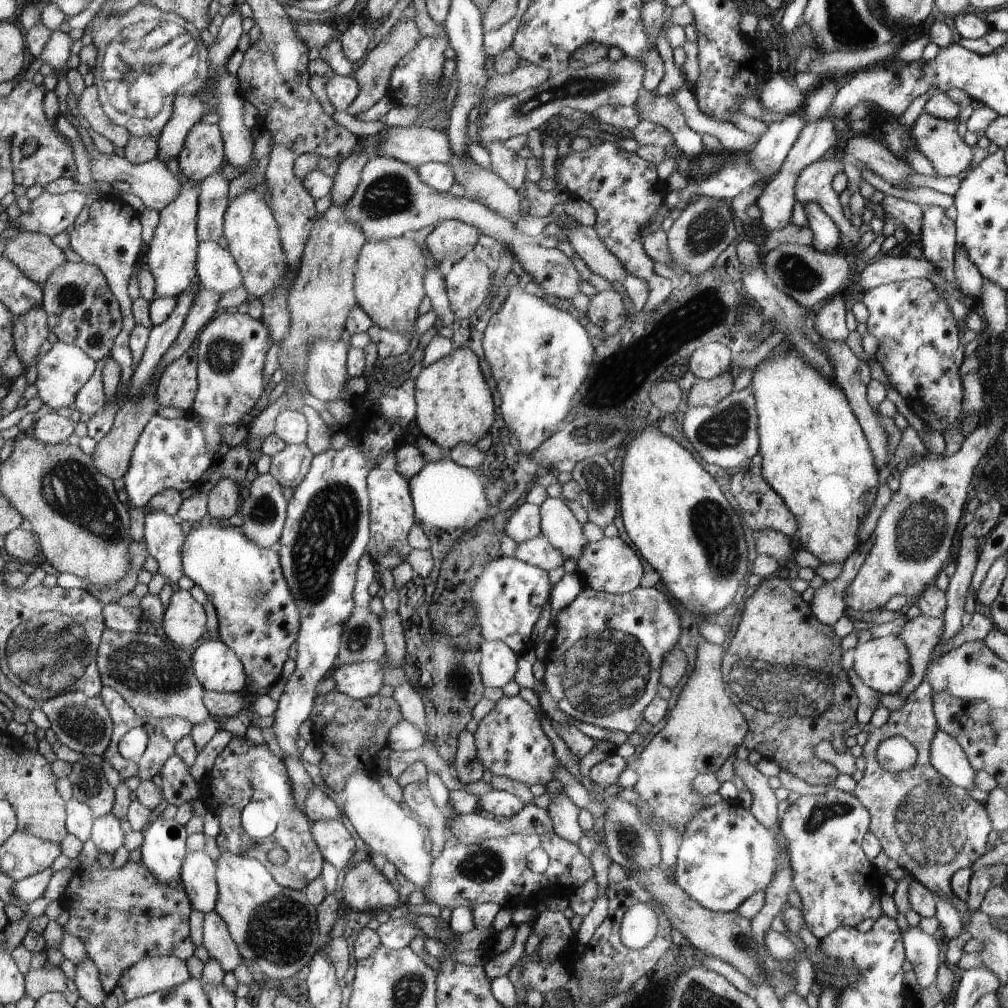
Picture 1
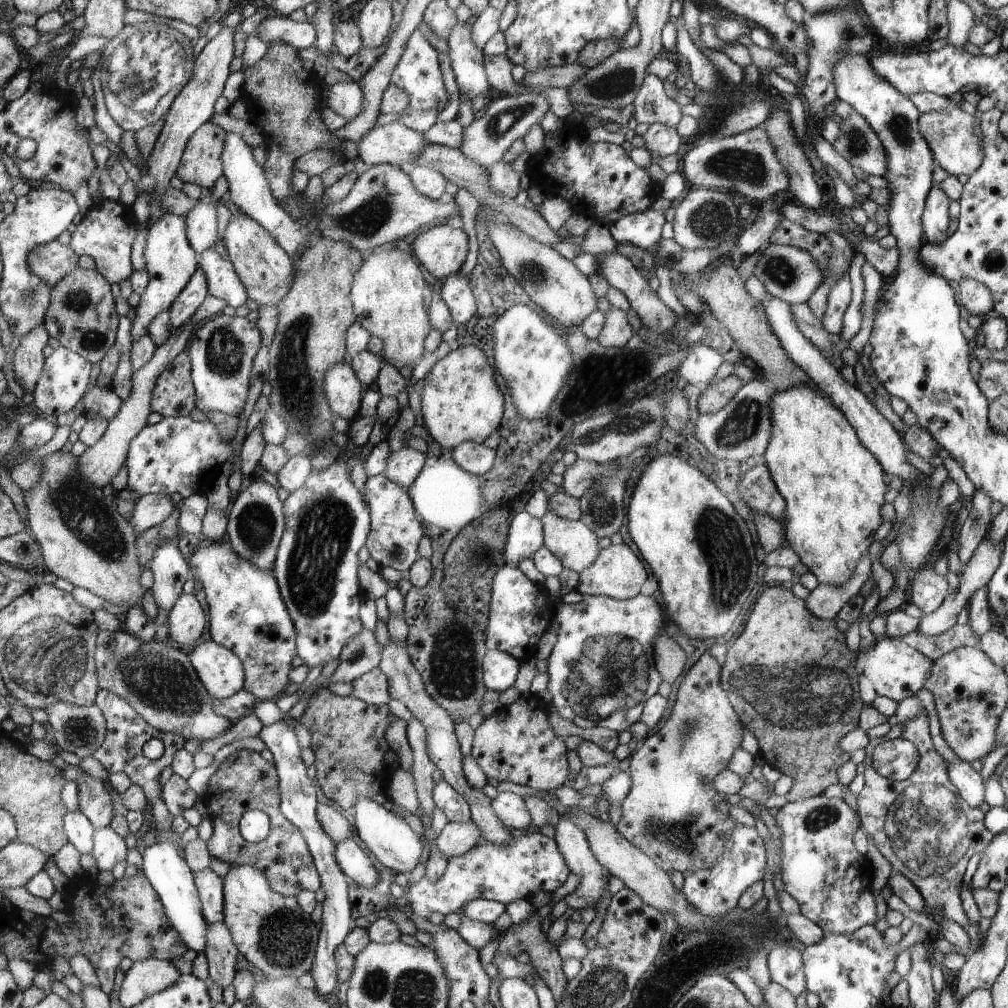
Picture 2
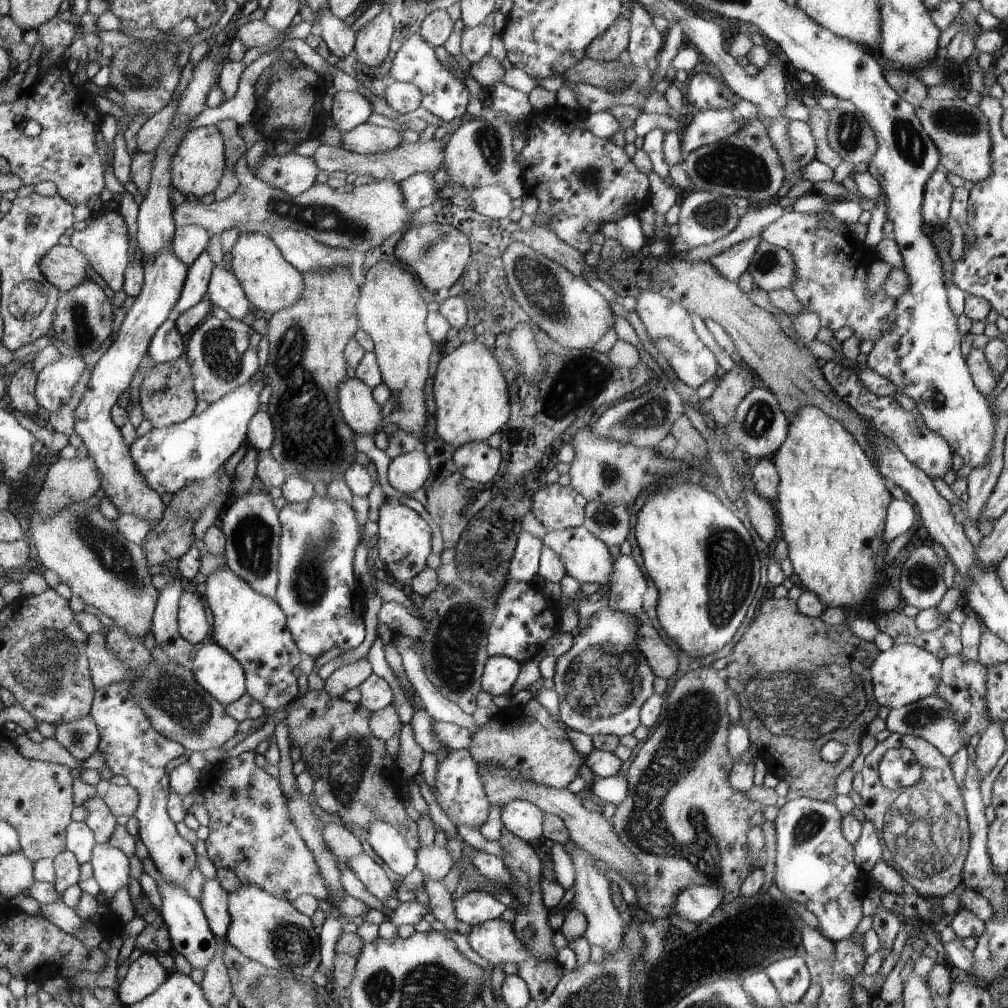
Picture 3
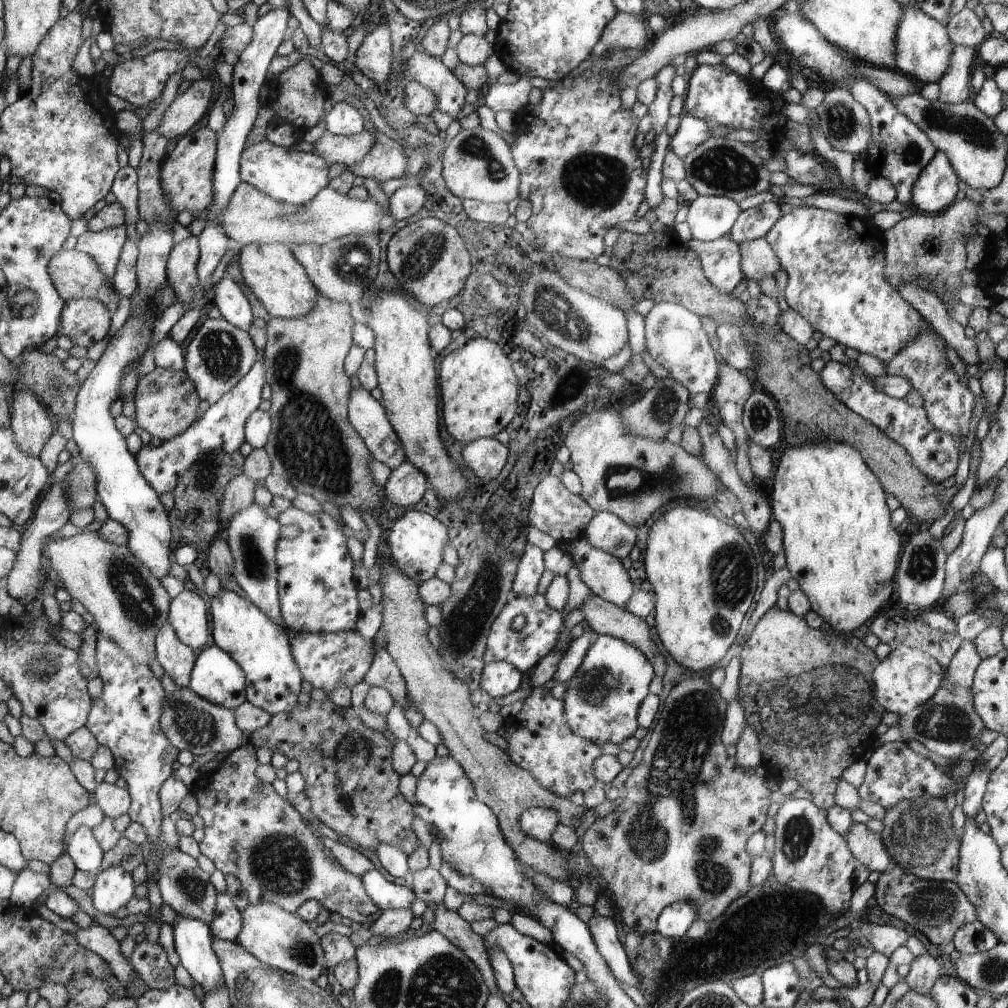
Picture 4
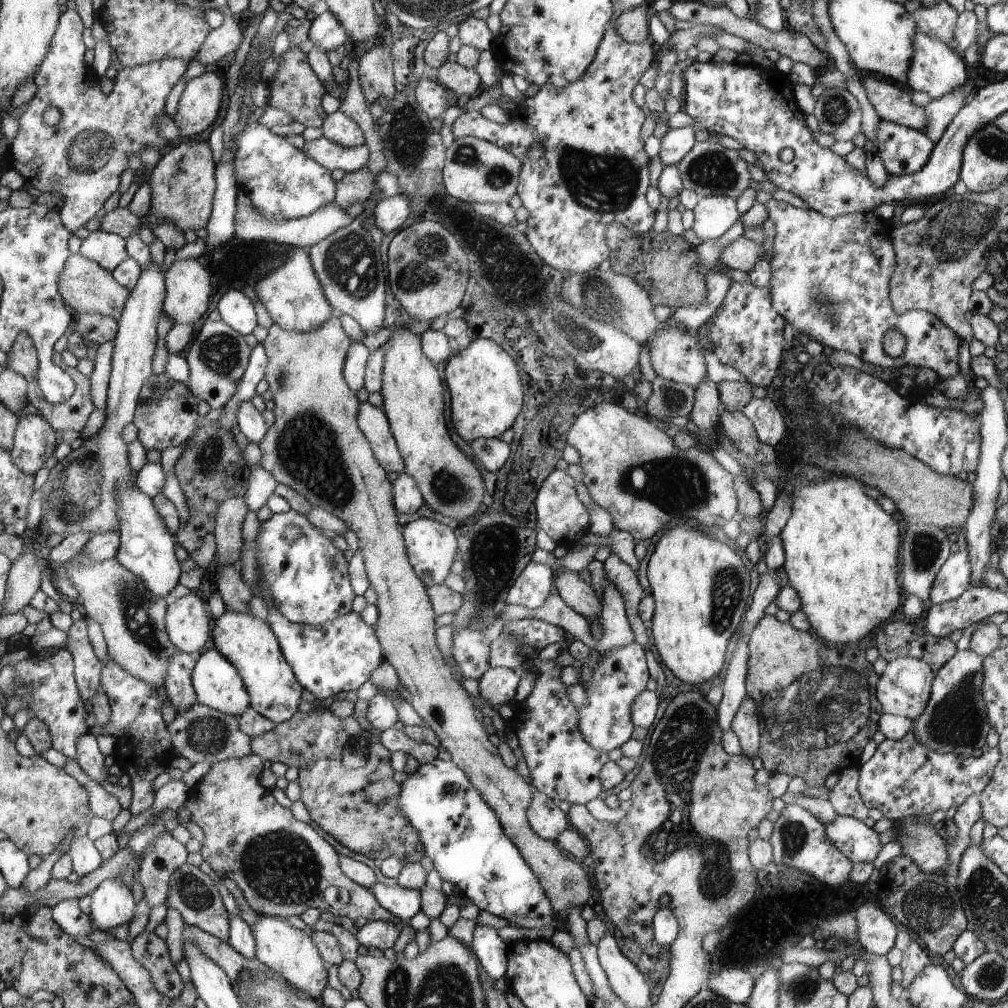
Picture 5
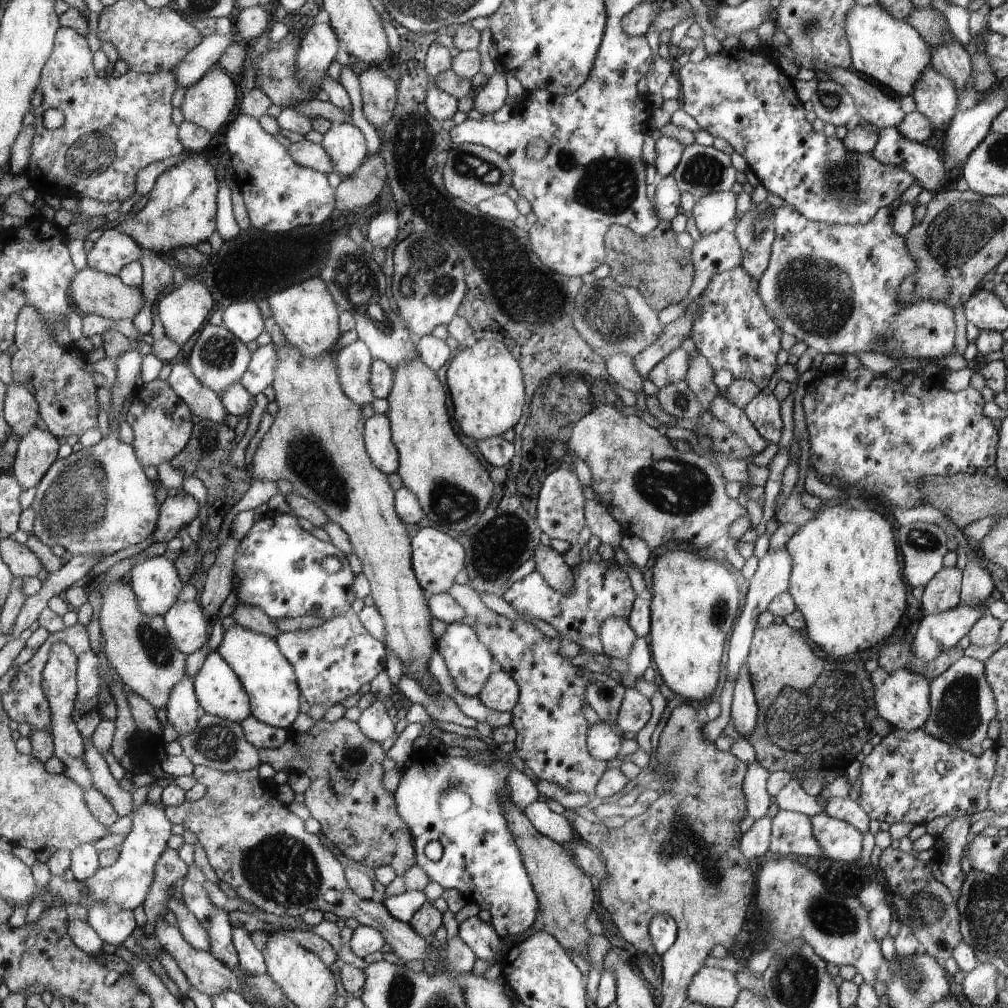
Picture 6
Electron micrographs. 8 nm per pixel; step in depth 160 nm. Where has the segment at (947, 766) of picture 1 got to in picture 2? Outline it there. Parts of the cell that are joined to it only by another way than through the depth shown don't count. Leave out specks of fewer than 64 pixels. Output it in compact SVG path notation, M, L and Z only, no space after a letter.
M969 762L948 763L949 777L955 784L960 796L971 807L978 807L984 802L984 780L980 771L976 771Z

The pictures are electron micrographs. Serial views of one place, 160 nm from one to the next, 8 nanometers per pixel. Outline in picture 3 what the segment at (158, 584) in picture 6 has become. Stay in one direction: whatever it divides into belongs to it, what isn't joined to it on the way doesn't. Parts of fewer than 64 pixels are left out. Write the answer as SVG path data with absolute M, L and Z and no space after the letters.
M172 243L165 246L153 261L143 263L145 277L135 303L118 318L117 328L110 348L98 359L91 372L86 390L75 408L74 432L80 436L100 479L99 486L120 515L134 515L150 523L151 530L164 516L164 502L157 491L146 482L132 457L130 447L124 442L120 428L113 421L112 410L120 395L129 388L130 381L144 354L148 353L156 332L170 316L170 310L180 300L181 290L189 274L188 265L174 253Z

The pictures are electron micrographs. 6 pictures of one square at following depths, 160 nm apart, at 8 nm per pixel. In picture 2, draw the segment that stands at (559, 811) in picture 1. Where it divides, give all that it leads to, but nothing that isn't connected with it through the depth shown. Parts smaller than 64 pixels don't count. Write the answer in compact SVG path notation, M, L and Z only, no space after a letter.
M562 816L561 821L555 828L555 838L559 850L564 855L565 861L569 866L570 872L580 876L578 888L565 896L567 906L574 911L582 911L588 905L596 907L596 904L602 900L604 890L608 888L609 878L604 874L603 866L596 860L594 854L592 854L585 830L576 826L576 823L572 819L568 819L567 816Z

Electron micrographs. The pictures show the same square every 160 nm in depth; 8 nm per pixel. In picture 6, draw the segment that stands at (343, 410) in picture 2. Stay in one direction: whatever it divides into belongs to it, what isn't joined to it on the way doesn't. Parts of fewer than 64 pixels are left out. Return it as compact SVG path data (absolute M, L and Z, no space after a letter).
M374 413L366 420L365 426L366 450L382 472L394 474L400 464L397 446L393 445L392 427L387 415Z

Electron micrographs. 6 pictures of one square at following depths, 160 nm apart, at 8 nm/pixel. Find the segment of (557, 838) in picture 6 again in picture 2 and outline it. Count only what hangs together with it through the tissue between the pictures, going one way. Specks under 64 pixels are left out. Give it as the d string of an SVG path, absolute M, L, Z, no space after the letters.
M510 791L499 792L491 802L496 816L506 828L520 828L524 833L531 825L532 815L525 805L525 798Z

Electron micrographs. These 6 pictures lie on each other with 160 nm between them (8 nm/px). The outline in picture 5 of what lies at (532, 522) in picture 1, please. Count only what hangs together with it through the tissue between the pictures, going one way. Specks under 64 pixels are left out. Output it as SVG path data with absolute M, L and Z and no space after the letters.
M531 560L521 576L514 581L507 602L529 609L540 608L552 596L553 571L551 567Z

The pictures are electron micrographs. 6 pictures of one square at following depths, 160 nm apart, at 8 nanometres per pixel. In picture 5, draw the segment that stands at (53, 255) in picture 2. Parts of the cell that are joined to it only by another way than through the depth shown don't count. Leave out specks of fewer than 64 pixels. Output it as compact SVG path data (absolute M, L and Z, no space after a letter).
M80 253L69 256L65 269L61 272L58 288L61 291L61 297L72 310L75 310L76 314L96 313L114 320L122 316L125 302L129 300L131 293L129 287L122 286L113 277L112 272Z

